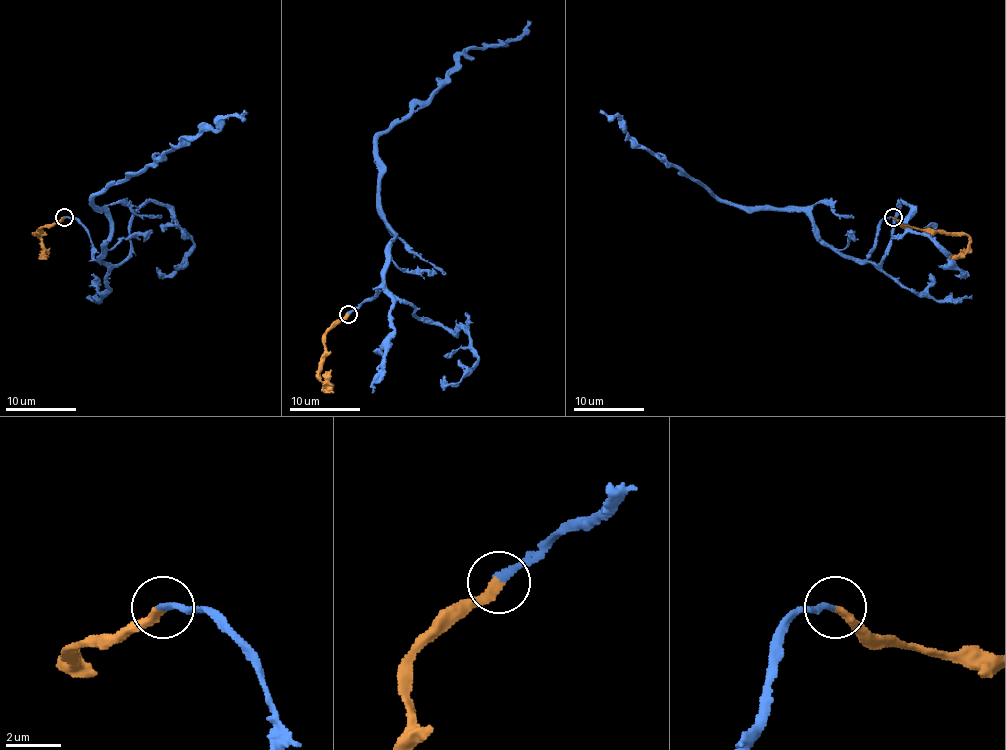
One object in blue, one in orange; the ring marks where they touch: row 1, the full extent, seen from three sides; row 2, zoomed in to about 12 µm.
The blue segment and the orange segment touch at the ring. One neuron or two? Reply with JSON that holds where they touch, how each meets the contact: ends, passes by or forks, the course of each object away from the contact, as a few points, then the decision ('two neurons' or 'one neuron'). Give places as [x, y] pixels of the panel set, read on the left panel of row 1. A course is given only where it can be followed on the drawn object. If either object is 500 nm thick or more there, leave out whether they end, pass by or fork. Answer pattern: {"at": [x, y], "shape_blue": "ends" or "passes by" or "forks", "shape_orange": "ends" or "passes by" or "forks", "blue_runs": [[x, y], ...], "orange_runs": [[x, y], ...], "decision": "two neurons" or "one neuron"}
{"at": [64, 217], "shape_blue": "ends", "shape_orange": "ends", "blue_runs": [[63, 217], [81, 226], [97, 259], [109, 218], [93, 197], [127, 181], [186, 135], [244, 112]], "orange_runs": [[63, 217], [35, 233], [42, 238], [42, 247], [47, 256]], "decision": "one neuron"}

